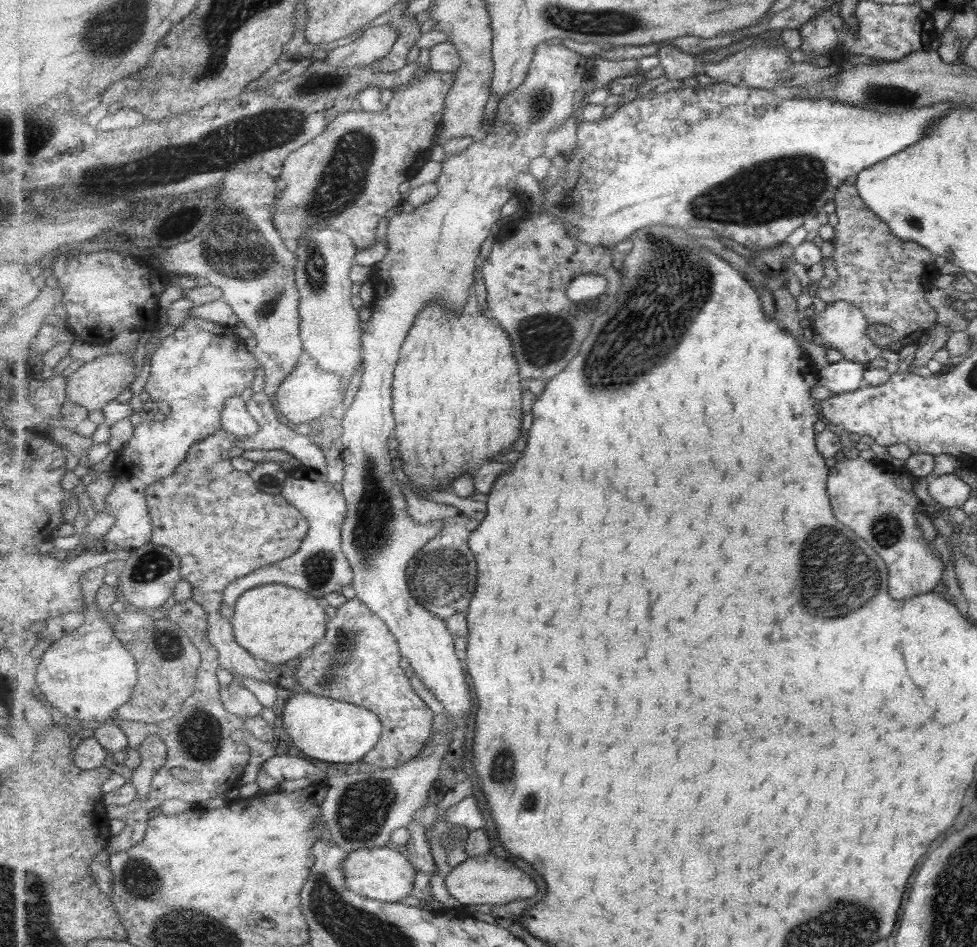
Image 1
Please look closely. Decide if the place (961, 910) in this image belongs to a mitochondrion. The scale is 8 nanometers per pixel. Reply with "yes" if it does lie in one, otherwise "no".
yes

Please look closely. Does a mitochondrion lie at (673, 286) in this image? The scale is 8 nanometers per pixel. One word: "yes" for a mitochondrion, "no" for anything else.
yes

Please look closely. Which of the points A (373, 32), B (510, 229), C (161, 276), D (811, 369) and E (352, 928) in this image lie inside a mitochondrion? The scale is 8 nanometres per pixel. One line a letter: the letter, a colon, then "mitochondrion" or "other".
A: other
B: other
C: other
D: other
E: mitochondrion

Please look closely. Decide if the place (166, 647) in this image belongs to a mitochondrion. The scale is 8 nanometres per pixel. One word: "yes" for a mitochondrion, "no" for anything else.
yes

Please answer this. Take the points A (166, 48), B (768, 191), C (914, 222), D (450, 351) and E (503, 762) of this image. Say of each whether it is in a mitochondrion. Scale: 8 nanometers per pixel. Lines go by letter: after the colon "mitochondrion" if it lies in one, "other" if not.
A: other
B: mitochondrion
C: other
D: other
E: mitochondrion

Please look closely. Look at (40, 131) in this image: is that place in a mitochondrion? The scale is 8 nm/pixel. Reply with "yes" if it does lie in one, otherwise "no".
yes

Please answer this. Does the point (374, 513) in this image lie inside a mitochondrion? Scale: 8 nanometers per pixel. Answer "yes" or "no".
yes

